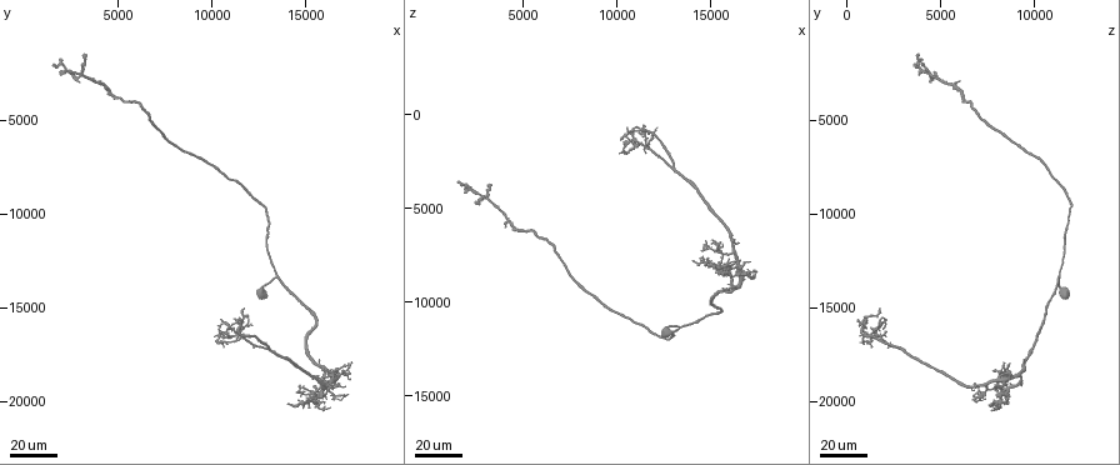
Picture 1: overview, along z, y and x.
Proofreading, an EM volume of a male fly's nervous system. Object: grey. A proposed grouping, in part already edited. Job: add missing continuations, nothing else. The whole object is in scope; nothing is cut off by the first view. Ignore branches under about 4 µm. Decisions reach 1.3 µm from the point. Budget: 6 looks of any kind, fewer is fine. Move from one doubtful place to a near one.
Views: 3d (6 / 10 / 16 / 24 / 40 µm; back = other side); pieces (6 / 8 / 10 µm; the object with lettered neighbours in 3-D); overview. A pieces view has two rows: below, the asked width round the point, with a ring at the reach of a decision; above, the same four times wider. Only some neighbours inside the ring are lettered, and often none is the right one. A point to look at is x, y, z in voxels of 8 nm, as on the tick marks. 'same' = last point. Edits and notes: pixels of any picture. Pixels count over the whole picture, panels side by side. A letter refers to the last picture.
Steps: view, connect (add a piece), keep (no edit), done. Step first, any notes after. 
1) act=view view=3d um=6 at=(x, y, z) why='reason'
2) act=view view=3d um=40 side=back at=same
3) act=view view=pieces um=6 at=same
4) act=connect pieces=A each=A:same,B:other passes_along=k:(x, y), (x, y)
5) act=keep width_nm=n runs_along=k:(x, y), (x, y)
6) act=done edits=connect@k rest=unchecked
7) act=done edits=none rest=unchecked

act=view view=3d um=40 at=(10200, 16800, 1400) why='free end'

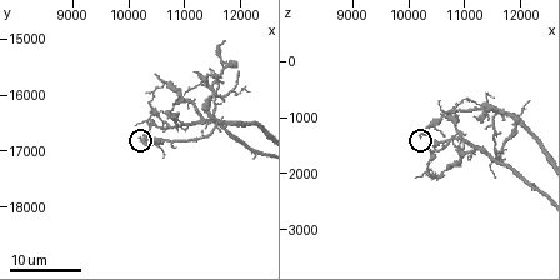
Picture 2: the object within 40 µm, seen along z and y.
act=view view=pieces um=6 at=same

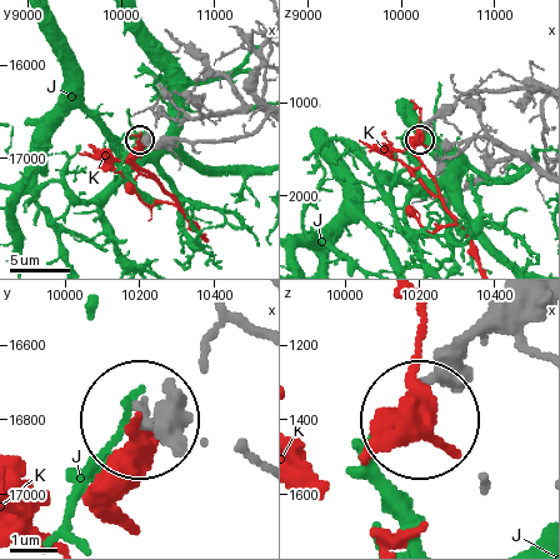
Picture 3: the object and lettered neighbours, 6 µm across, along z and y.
act=keep each=J:other,K:other found='none of them fits'

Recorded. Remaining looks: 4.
act=view view=3d um=40 at=(1600, 2000, 3400) why='long arm stops here'

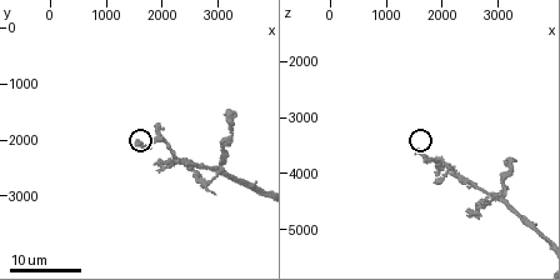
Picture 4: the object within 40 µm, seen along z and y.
act=view view=3d um=10 at=(1550, 2050, 3550)

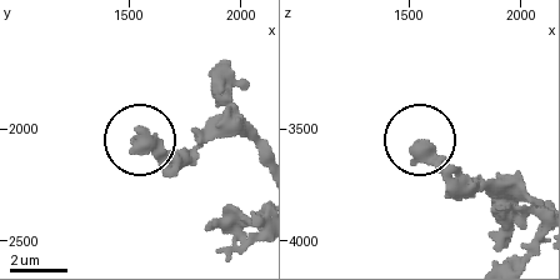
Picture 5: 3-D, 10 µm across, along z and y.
act=view view=pieces um=8 at=(1540, 2010, 3560)

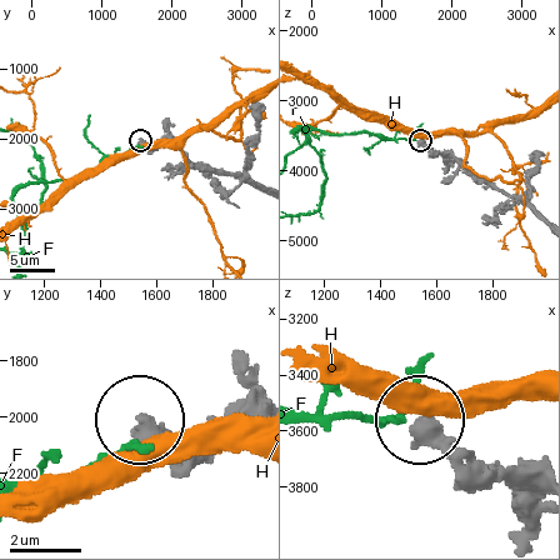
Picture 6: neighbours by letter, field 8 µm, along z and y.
act=keep each=F:other,H:other runs_along=6:(538, 475), (475, 470), (425, 421) found='none of them fits'

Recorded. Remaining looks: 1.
act=done edits=none rest=unchecked

